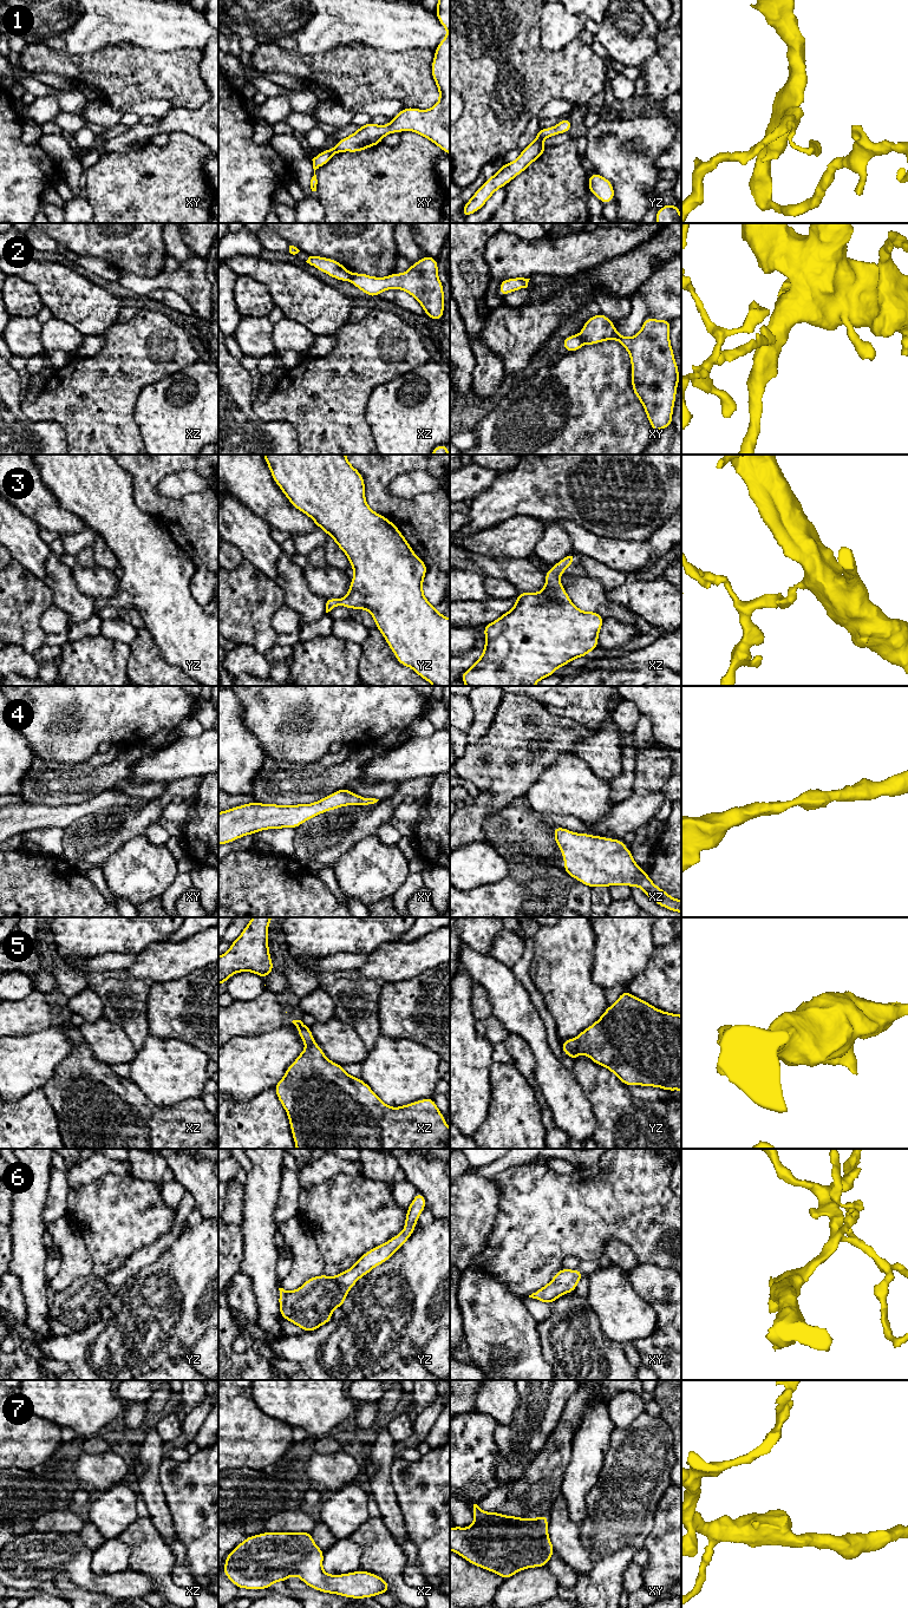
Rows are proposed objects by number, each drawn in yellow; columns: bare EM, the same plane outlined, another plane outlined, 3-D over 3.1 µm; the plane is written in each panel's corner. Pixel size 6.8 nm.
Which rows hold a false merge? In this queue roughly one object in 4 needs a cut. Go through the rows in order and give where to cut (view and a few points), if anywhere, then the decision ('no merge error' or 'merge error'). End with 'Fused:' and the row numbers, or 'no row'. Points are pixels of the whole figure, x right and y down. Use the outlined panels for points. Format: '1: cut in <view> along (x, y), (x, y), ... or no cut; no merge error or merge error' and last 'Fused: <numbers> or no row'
1: no cut; no merge error
2: cut in xy along (579, 335), (583, 342); merge error
3: no cut; no merge error
4: no cut; no merge error
5: no cut; no merge error
6: no cut; no merge error
7: no cut; no merge error
Fused: 2

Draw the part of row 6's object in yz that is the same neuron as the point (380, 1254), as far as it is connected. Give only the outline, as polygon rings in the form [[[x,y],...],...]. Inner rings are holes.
[[[417,1191],[407,1208],[404,1230],[361,1255],[352,1268],[332,1277],[325,1274],[311,1277],[296,1290],[286,1292],[279,1288],[281,1318],[305,1332],[314,1332],[329,1322],[333,1309],[344,1307],[345,1297],[357,1281],[374,1267],[386,1262],[411,1237],[418,1217],[425,1208],[426,1200],[420,1191]]]

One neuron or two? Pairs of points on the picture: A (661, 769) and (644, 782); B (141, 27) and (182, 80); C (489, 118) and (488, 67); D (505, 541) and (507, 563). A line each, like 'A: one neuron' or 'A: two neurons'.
A: one neuron
B: two neurons
C: one neuron
D: two neurons

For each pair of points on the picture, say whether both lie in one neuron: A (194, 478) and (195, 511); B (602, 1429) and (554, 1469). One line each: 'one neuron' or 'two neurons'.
A: two neurons
B: two neurons

